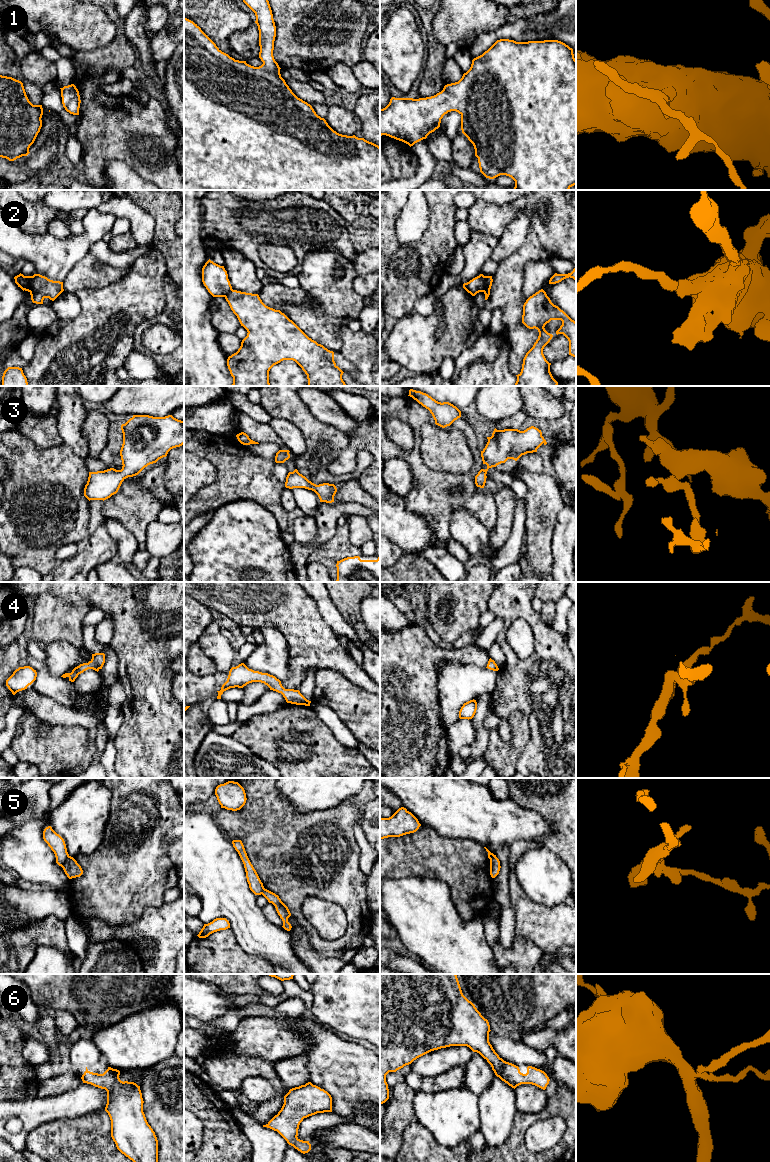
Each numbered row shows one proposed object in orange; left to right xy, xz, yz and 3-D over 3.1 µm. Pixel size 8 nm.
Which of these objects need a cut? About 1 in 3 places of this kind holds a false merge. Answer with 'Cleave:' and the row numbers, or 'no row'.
Cleave: 2, 5

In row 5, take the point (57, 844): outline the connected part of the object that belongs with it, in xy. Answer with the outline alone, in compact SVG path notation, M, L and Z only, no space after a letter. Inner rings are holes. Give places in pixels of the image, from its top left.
M48 826L44 829L43 839L54 852L56 863L62 867L69 858L64 839L57 834L51 826Z

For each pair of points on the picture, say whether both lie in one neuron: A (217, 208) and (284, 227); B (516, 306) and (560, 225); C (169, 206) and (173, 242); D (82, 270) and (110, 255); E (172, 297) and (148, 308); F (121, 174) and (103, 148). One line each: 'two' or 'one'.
A: one
B: one
C: one
D: two
E: two
F: two

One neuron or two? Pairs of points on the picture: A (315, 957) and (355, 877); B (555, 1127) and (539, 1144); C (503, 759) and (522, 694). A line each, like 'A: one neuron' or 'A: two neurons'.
A: two neurons
B: one neuron
C: two neurons

